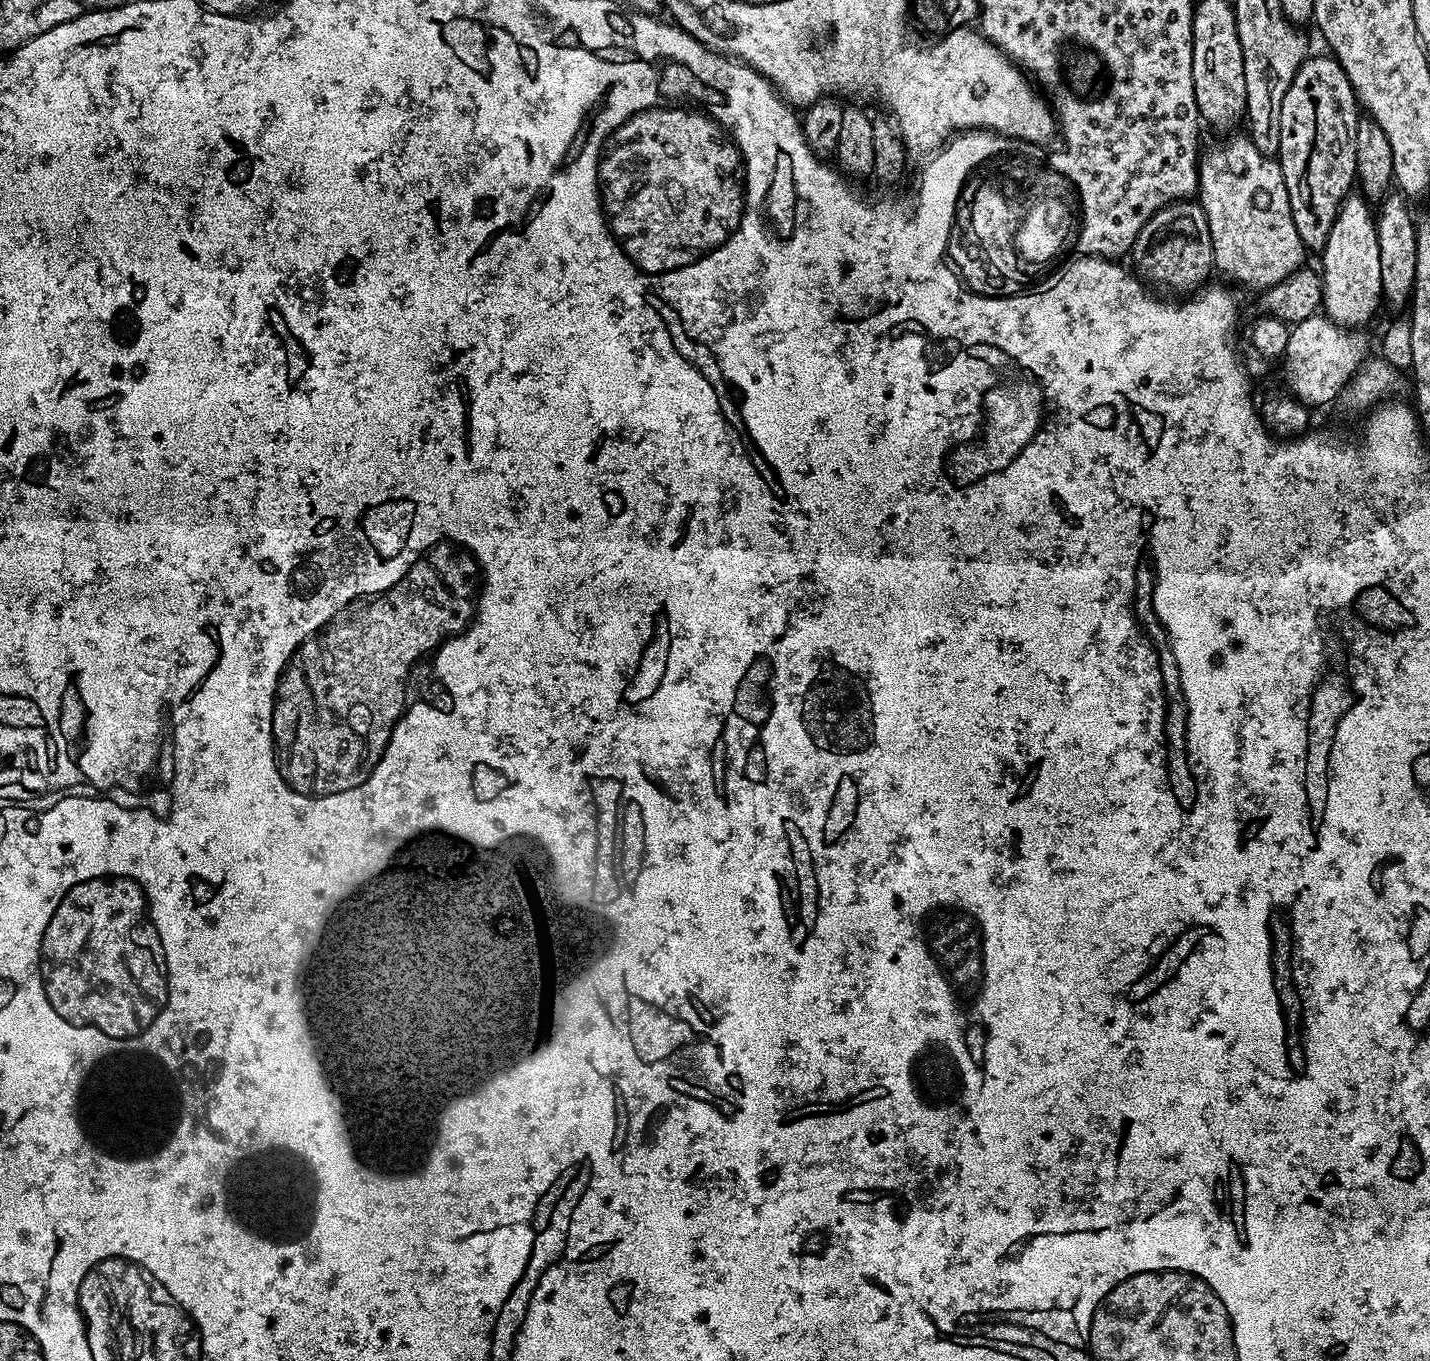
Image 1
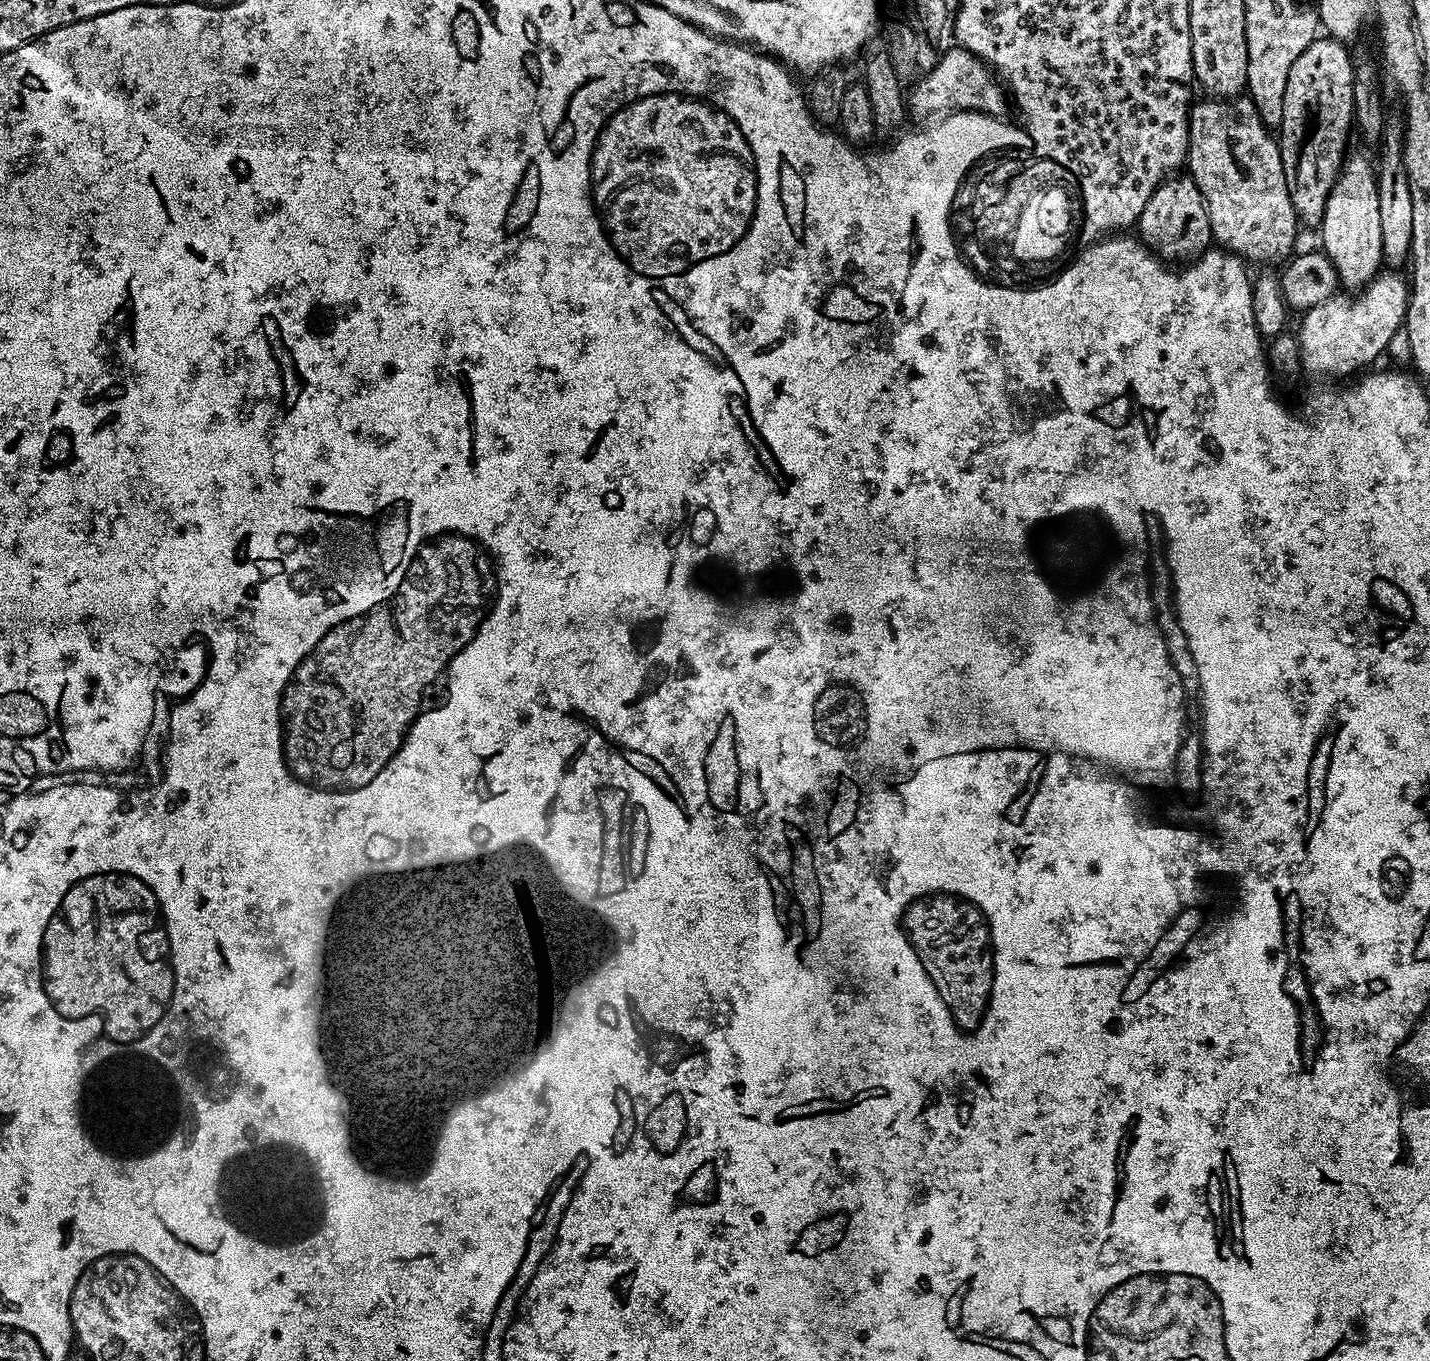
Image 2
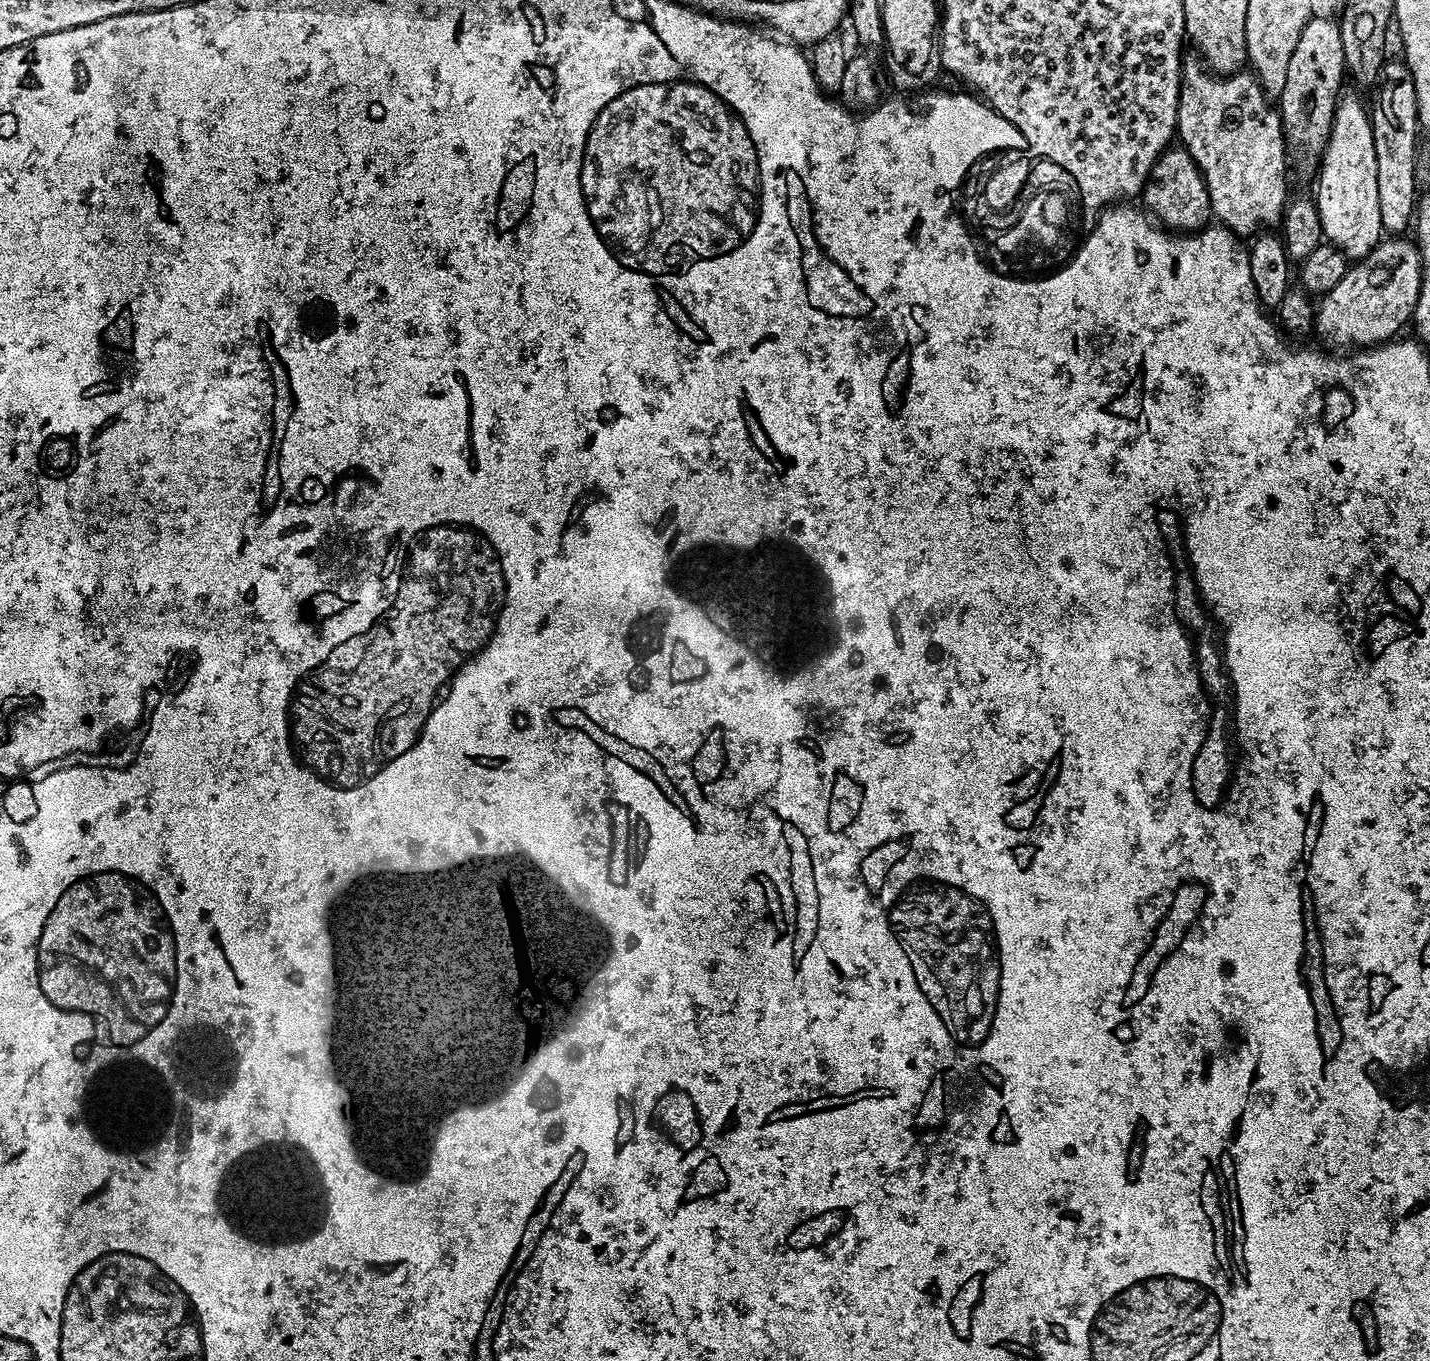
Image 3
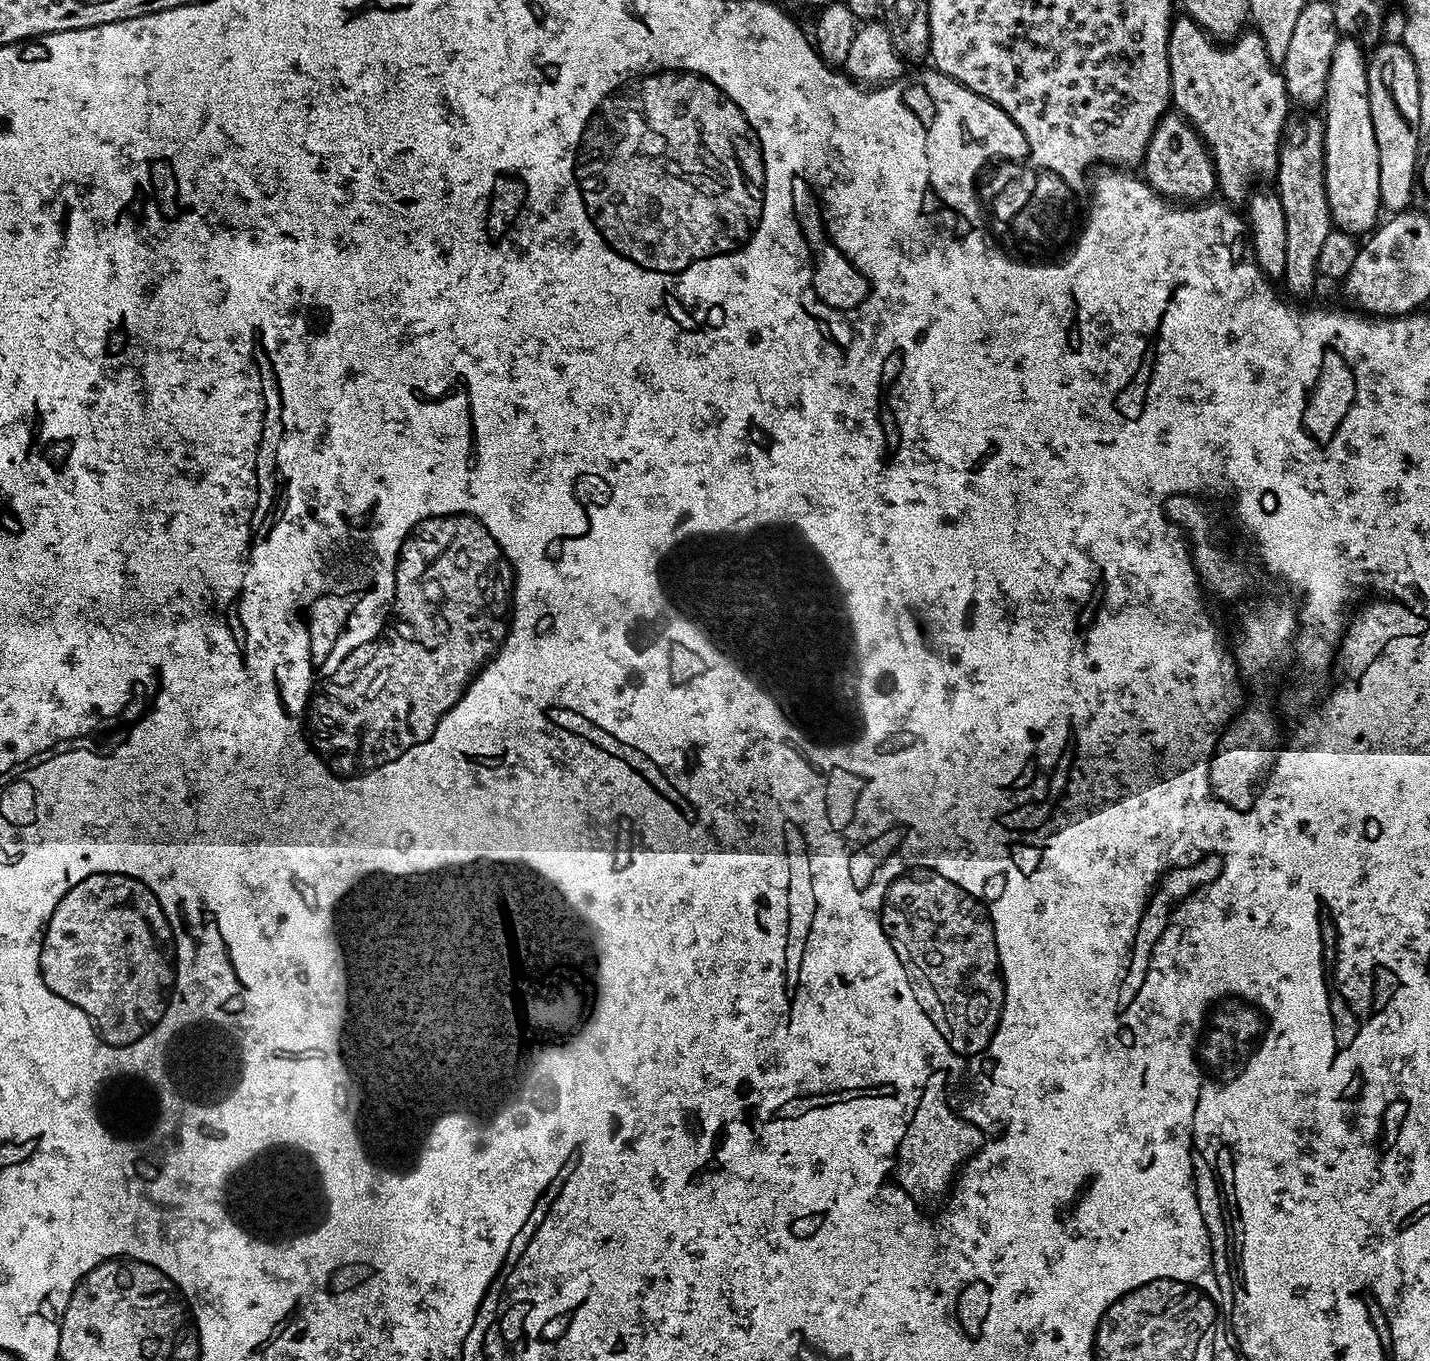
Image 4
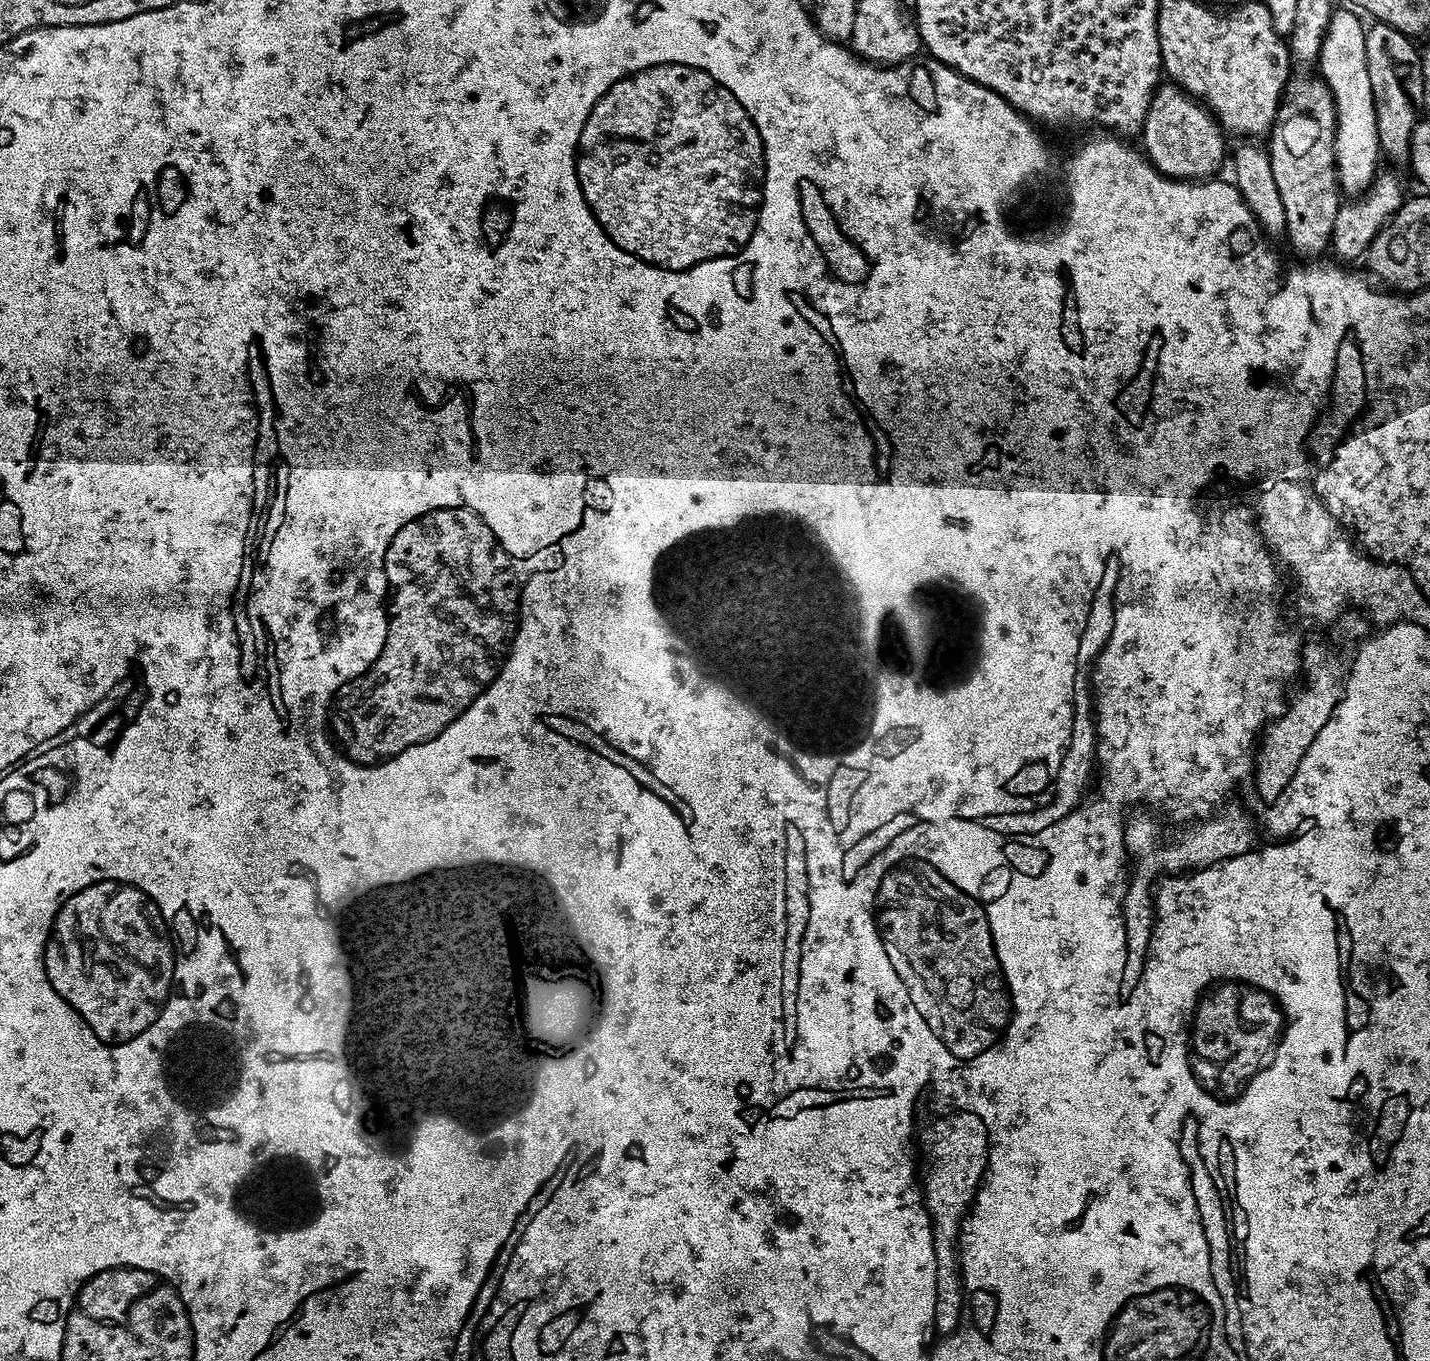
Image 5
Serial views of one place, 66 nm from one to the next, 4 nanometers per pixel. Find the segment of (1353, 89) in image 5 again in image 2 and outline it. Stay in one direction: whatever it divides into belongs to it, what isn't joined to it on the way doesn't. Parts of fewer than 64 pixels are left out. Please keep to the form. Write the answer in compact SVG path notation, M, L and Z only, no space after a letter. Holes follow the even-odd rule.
M1349 155L1340 167L1340 177L1326 198L1326 210L1318 225L1322 250L1334 262L1340 284L1359 290L1373 280L1385 263L1382 250L1382 225L1378 210L1377 169L1364 156Z

